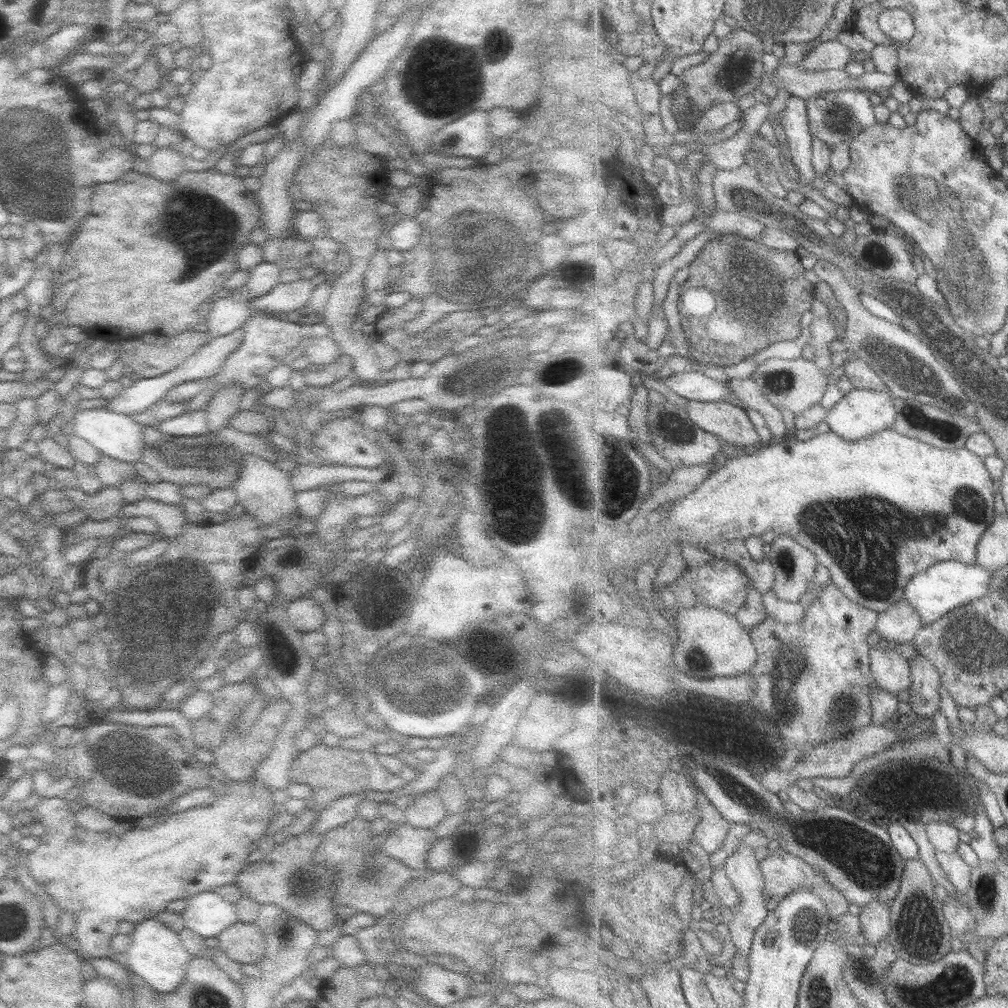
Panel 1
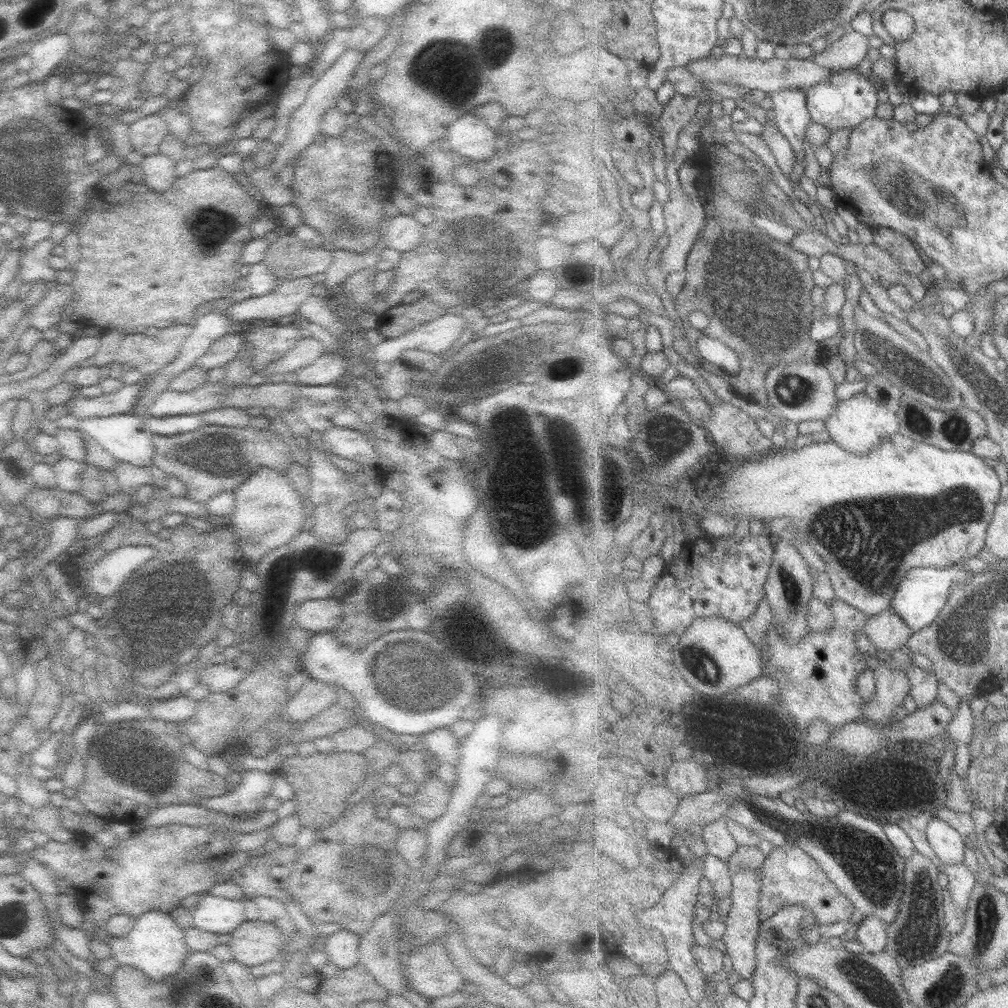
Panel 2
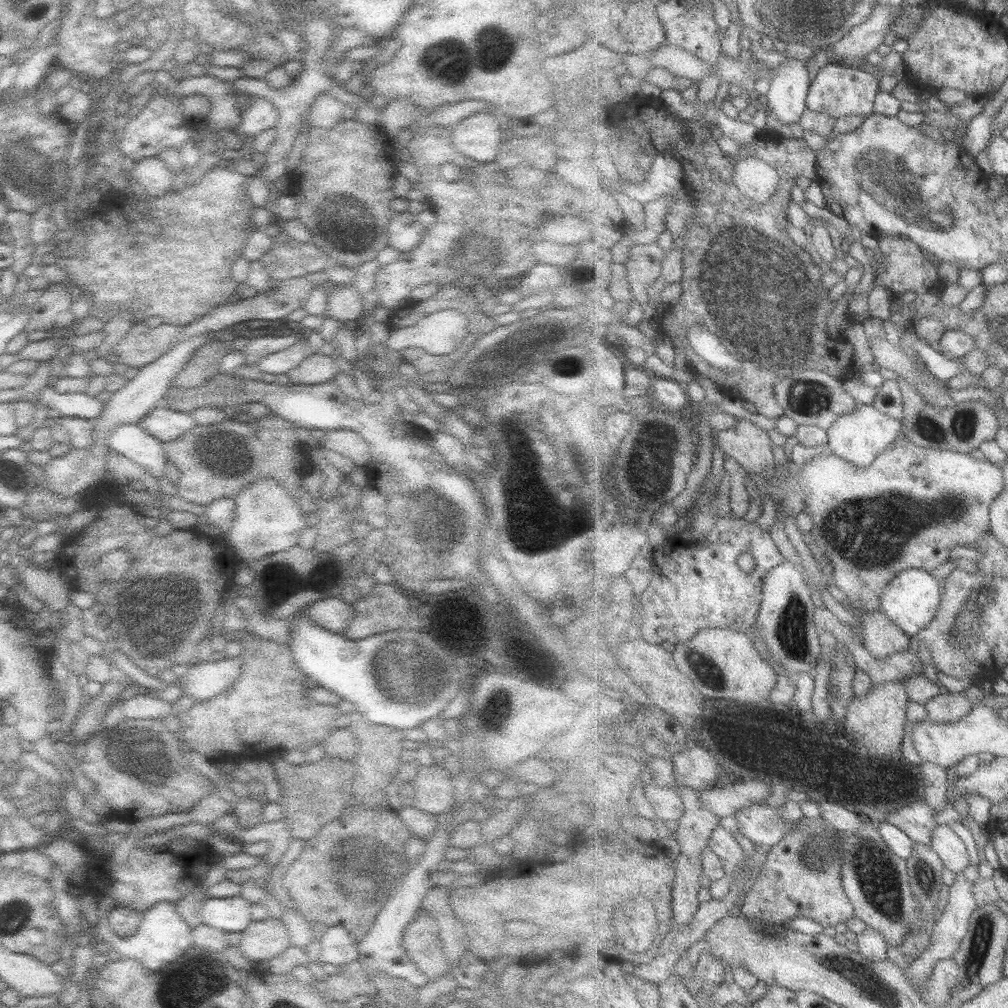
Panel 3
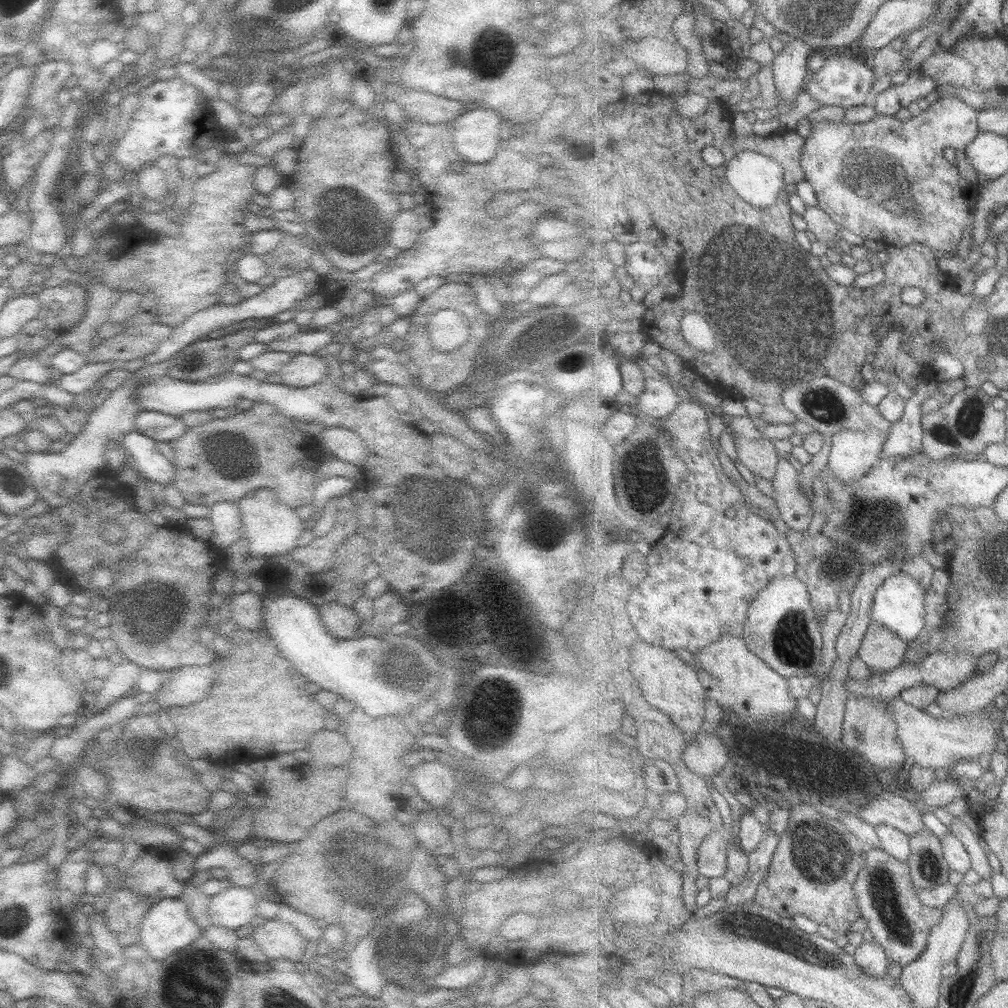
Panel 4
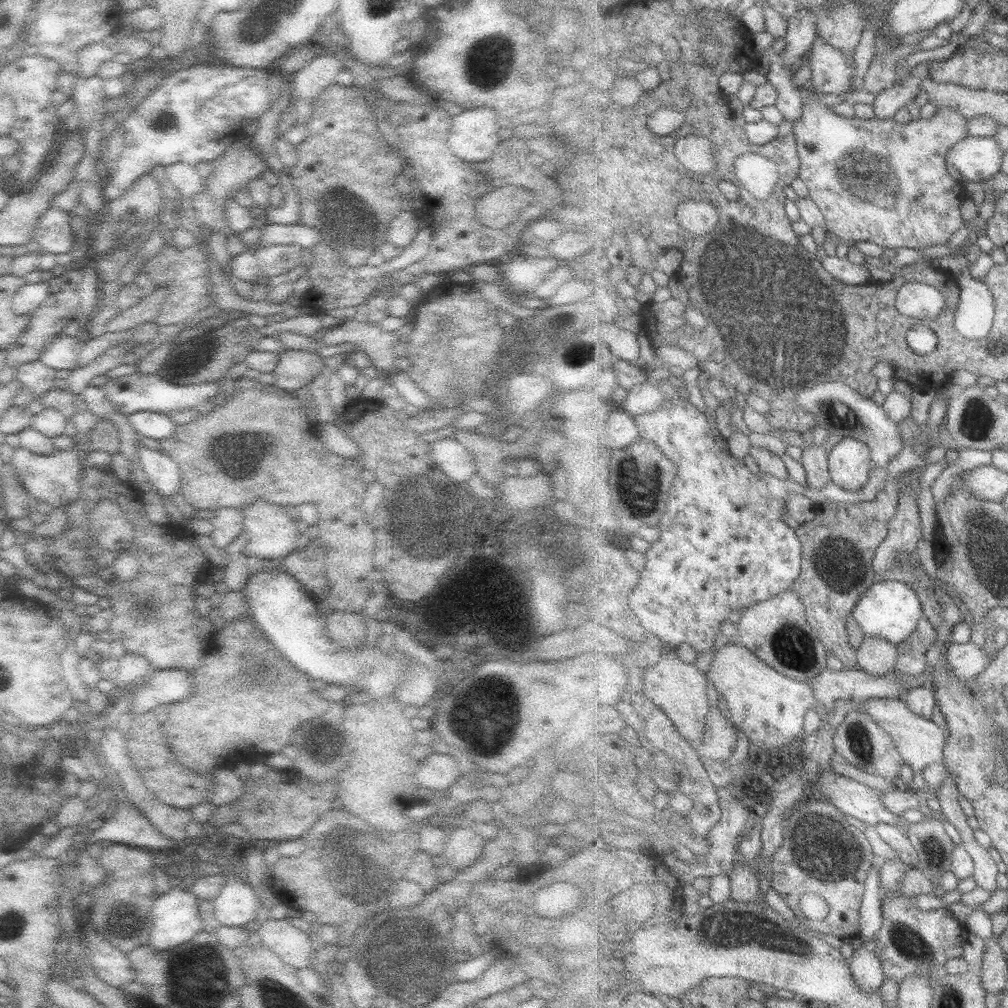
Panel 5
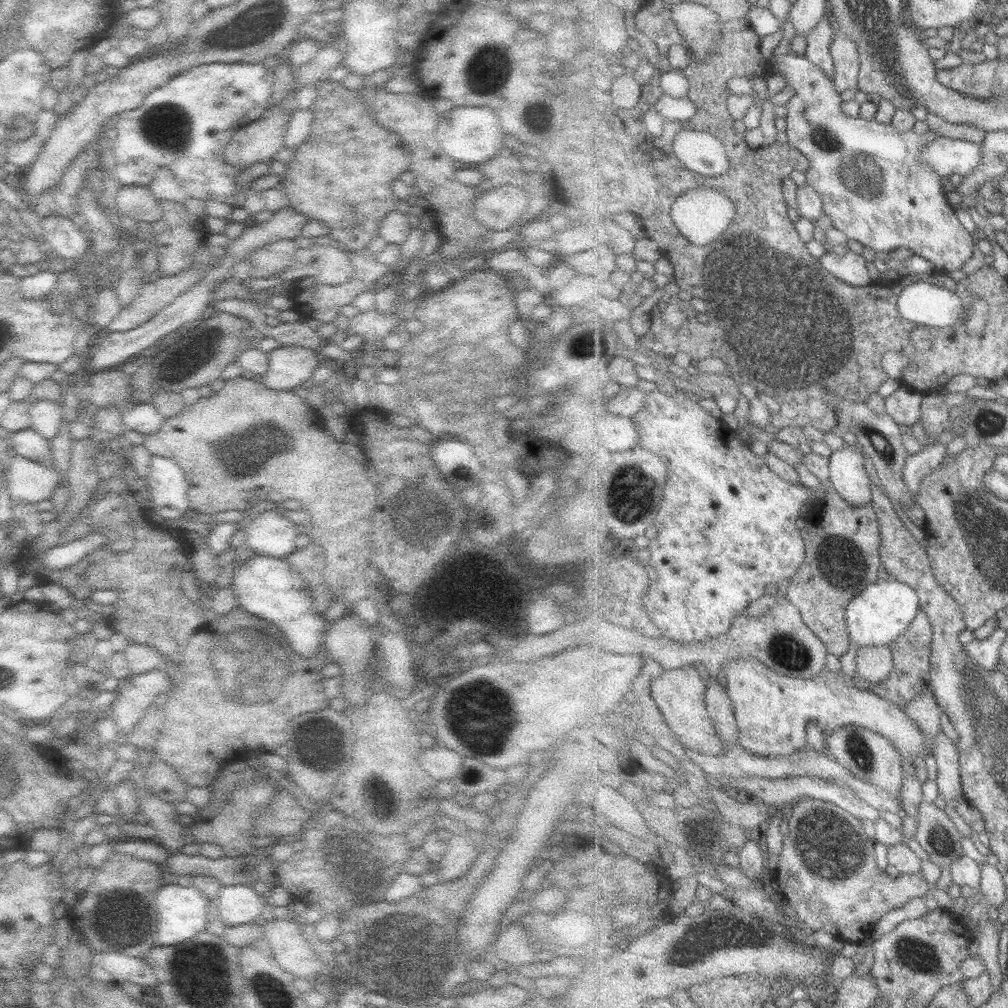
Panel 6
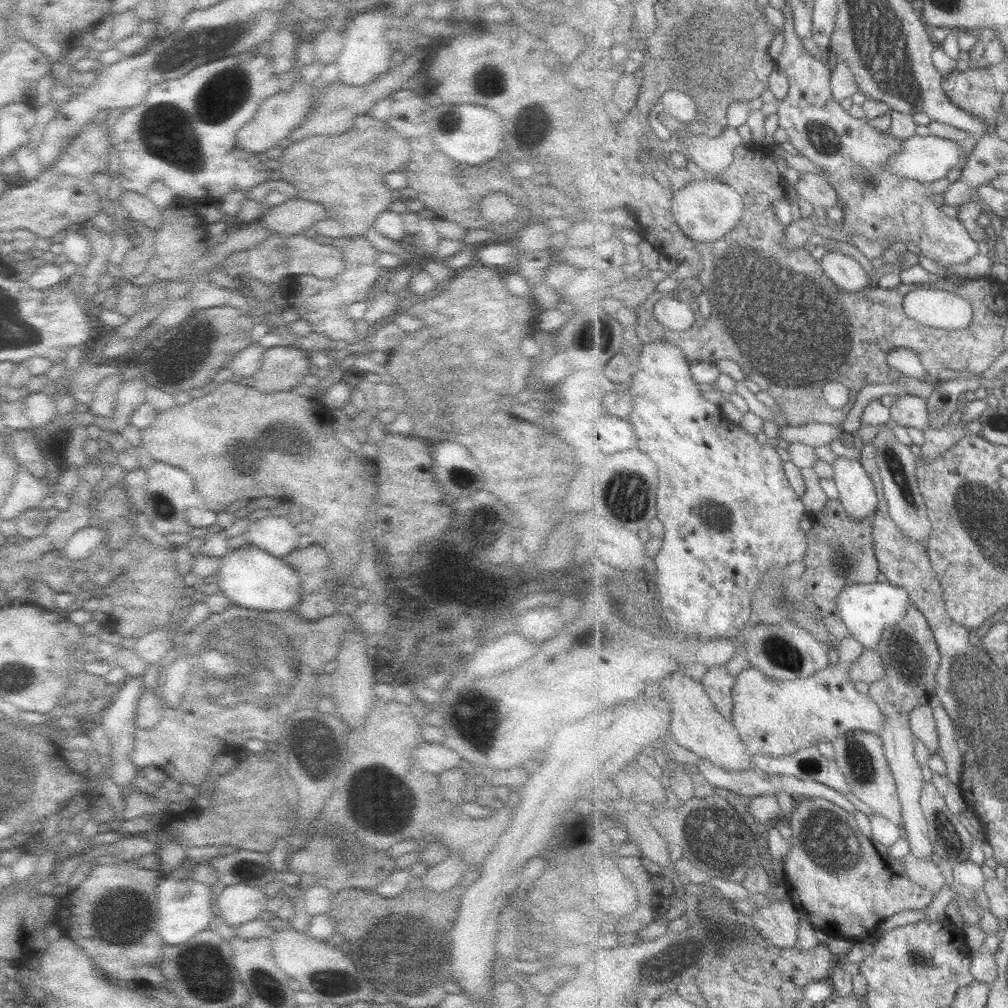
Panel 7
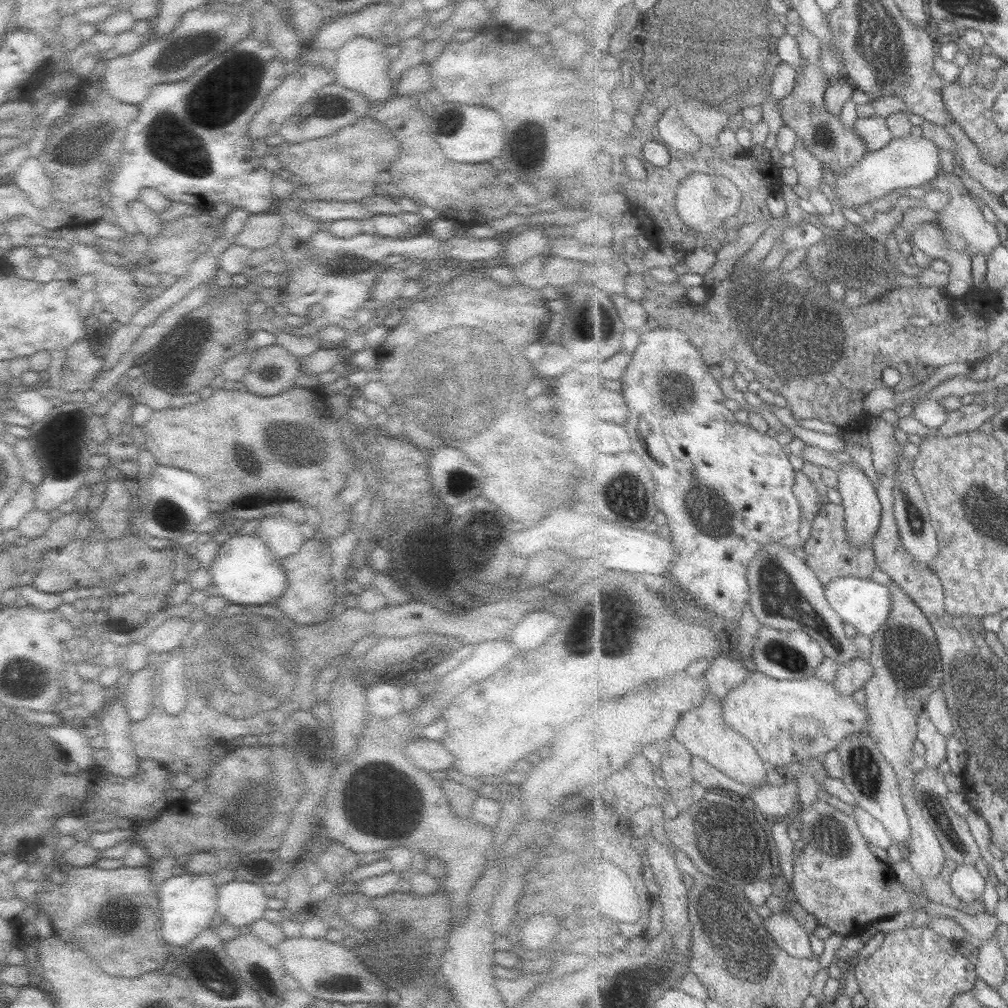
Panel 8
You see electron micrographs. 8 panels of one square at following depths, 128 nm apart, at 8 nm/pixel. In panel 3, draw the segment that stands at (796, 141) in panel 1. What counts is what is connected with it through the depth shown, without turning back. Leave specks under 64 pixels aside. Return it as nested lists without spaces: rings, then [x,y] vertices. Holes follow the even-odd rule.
[[[786,57],[770,81],[767,95],[762,99],[783,125],[783,131],[788,124],[801,122],[807,110],[806,98],[815,75],[807,63],[808,60]]]

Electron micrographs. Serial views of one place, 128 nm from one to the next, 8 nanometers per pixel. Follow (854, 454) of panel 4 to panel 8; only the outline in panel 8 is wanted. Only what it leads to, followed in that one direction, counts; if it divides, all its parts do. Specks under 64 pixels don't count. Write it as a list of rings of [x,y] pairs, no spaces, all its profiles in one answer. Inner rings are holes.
[[[853,462],[843,464],[843,469],[838,473],[838,491],[842,496],[842,506],[846,512],[847,539],[853,549],[861,549],[865,545],[872,545],[873,540],[879,533],[882,521],[883,504],[878,496],[876,485],[865,476],[859,466]]]

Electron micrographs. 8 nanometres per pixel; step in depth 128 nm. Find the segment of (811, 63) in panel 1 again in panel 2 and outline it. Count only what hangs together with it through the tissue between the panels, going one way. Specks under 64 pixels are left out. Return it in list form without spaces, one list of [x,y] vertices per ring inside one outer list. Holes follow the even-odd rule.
[[[850,28],[842,37],[828,45],[821,54],[817,53],[812,58],[813,62],[833,72],[862,68],[870,49],[867,38],[865,34]]]

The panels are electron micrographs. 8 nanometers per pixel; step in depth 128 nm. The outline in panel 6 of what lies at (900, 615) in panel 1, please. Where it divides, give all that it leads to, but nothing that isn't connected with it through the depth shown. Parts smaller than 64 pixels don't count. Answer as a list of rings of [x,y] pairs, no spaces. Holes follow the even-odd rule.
[[[857,646],[856,675],[871,685],[879,685],[894,669],[892,650],[888,646]]]

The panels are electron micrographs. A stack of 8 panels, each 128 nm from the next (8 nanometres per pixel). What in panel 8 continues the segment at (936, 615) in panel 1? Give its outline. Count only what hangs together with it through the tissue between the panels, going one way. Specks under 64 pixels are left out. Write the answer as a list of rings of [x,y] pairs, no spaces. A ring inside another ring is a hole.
[[[849,576],[837,578],[831,584],[826,584],[824,595],[832,608],[841,615],[845,624],[853,626],[857,633],[872,638],[873,635],[879,635],[880,628],[888,621],[887,618],[892,611],[892,591],[887,586]]]

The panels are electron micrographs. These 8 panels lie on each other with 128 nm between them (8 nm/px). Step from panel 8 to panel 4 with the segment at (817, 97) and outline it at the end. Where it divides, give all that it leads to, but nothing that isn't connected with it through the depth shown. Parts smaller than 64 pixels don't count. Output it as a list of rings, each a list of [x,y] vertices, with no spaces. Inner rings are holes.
[[[943,97],[935,101],[926,110],[921,111],[911,120],[902,121],[896,116],[877,115],[872,121],[866,123],[847,124],[834,123],[831,121],[817,121],[811,123],[812,129],[810,135],[805,139],[803,154],[801,157],[804,176],[802,180],[807,181],[815,189],[819,201],[818,207],[825,210],[831,218],[836,220],[840,230],[845,230],[849,234],[853,233],[865,240],[875,240],[883,244],[892,246],[907,246],[908,244],[921,243],[931,247],[940,254],[960,254],[964,249],[961,238],[965,236],[965,228],[969,226],[971,218],[975,221],[977,212],[977,201],[980,185],[972,185],[969,181],[963,179],[955,165],[945,158],[947,148],[963,148],[973,142],[973,139],[980,133],[978,127],[978,111],[971,108],[964,100],[957,97]]]

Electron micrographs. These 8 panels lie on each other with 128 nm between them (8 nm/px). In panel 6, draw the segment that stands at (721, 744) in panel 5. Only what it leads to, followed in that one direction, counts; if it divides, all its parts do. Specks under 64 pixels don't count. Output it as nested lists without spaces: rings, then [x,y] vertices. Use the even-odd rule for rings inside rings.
[[[709,680],[709,692],[707,692],[706,705],[709,716],[714,720],[720,737],[733,744],[738,740],[738,722],[736,710],[729,698],[728,688],[719,684],[717,680]]]

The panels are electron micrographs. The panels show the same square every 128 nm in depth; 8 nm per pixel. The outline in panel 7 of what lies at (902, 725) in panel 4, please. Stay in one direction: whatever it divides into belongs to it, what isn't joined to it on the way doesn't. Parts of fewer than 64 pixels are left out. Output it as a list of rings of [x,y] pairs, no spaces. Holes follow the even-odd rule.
[[[849,635],[838,644],[839,663],[827,666],[807,678],[773,680],[773,677],[767,676],[761,669],[754,666],[741,671],[737,675],[735,690],[732,690],[735,706],[732,710],[731,721],[752,754],[767,754],[781,758],[797,752],[800,748],[817,746],[821,741],[831,743],[849,732],[863,731],[878,734],[884,727],[884,712],[869,693],[863,694],[855,690],[848,676],[849,667],[864,654],[865,649],[866,646],[860,640]]]

